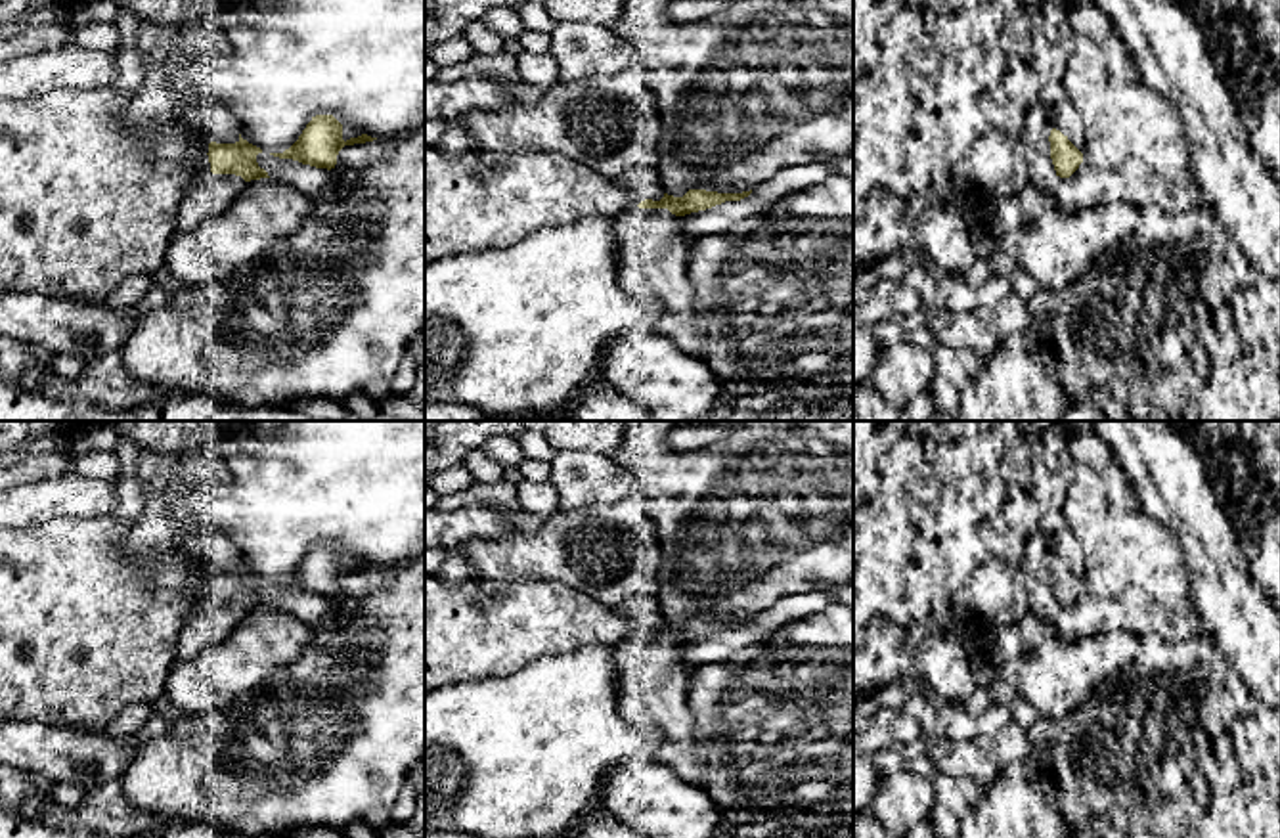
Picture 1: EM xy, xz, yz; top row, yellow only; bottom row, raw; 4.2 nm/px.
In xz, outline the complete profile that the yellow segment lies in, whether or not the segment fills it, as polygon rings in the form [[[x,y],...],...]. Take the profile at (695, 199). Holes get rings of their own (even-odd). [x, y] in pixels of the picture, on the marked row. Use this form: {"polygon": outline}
{"polygon": [[[425,143],[425,264],[467,251],[505,249],[538,228],[580,218],[620,216],[633,207],[685,216],[750,193],[689,189],[683,197],[664,193],[660,201],[643,201],[559,153],[446,153]]]}

